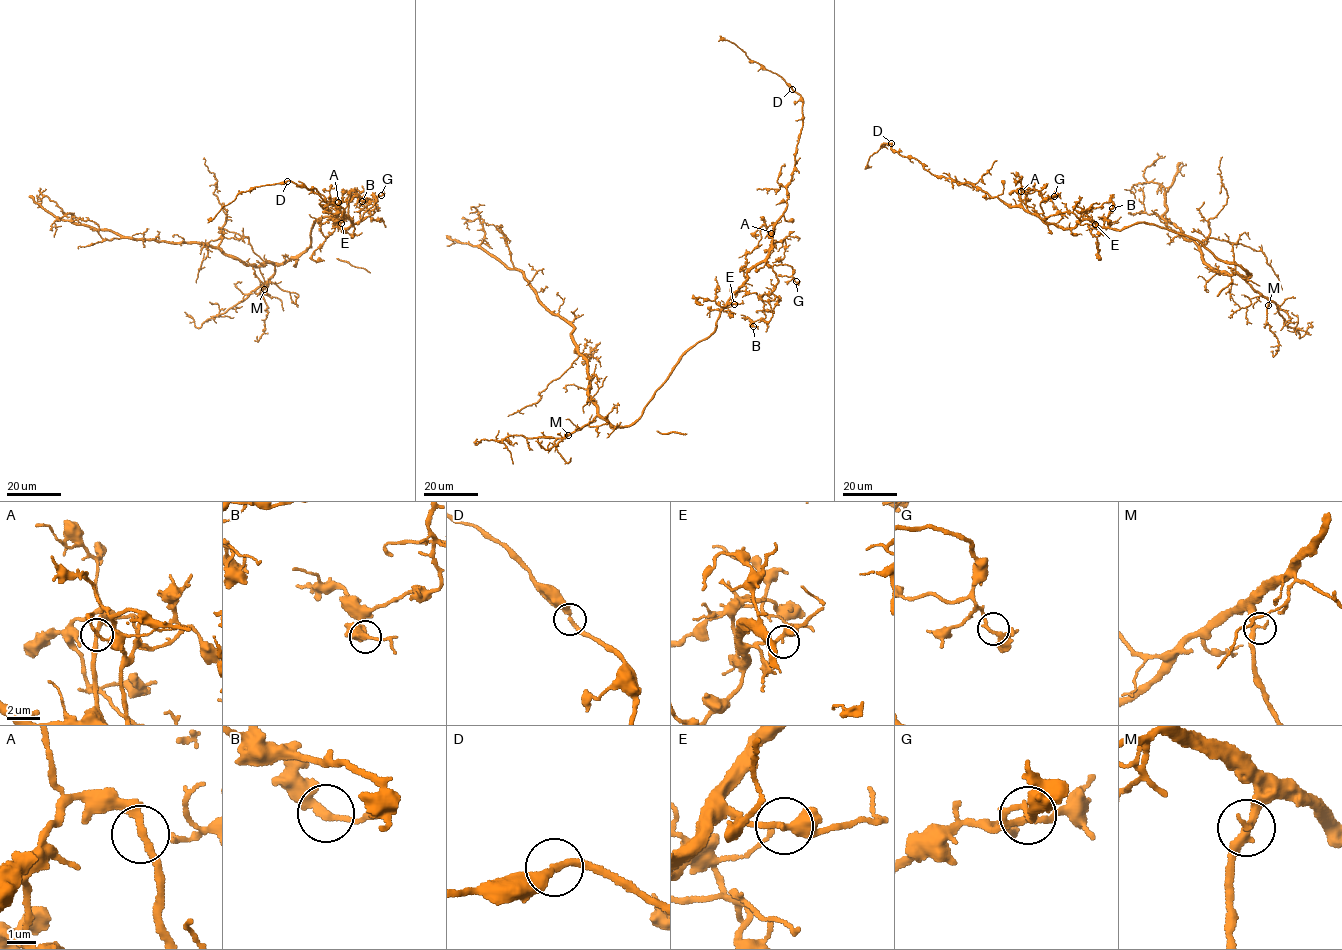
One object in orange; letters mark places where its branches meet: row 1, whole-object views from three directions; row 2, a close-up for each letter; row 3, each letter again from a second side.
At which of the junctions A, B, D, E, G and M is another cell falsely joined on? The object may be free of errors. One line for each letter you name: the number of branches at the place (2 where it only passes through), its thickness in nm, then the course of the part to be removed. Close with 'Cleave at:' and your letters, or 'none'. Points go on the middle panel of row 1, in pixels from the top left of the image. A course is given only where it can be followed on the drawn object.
Cleave at: none

